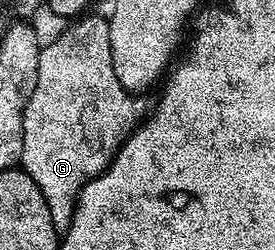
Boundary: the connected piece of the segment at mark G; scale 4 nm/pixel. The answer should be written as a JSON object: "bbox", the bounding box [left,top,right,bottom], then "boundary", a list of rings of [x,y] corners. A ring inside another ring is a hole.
{"bbox":[19,16,142,234],"boundary":[[[91,16],[77,19],[73,28],[66,29],[57,40],[52,40],[49,44],[47,41],[41,47],[38,82],[34,86],[34,94],[30,94],[30,102],[26,102],[22,118],[22,154],[19,167],[30,174],[38,190],[42,190],[46,206],[50,206],[50,218],[54,218],[54,226],[60,234],[68,231],[81,190],[101,172],[108,171],[112,159],[142,120],[140,108],[136,105],[137,97],[129,94],[114,74],[110,50],[110,30],[113,25],[100,16]]]}

